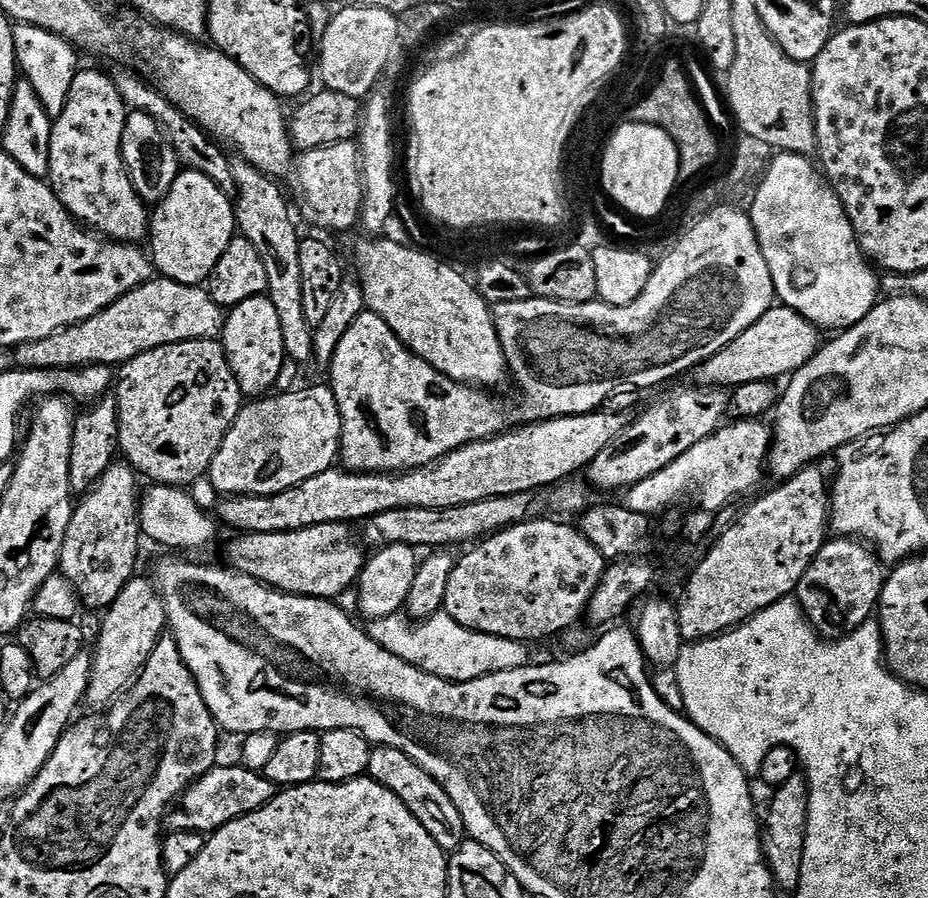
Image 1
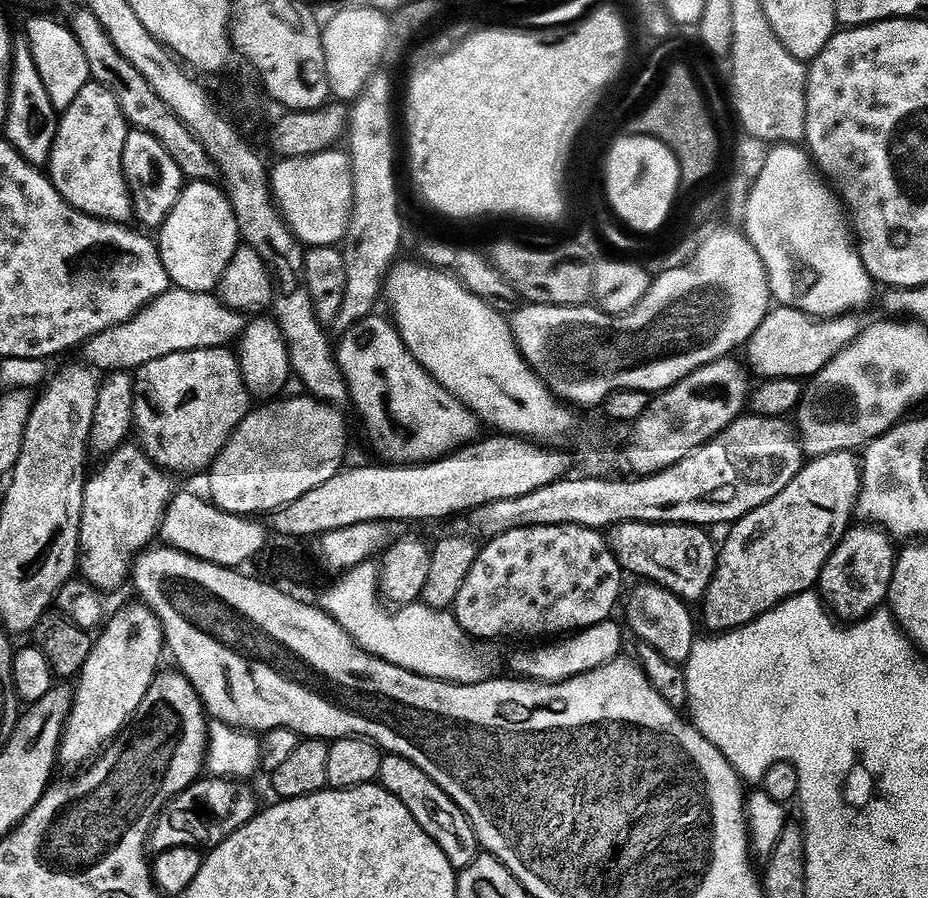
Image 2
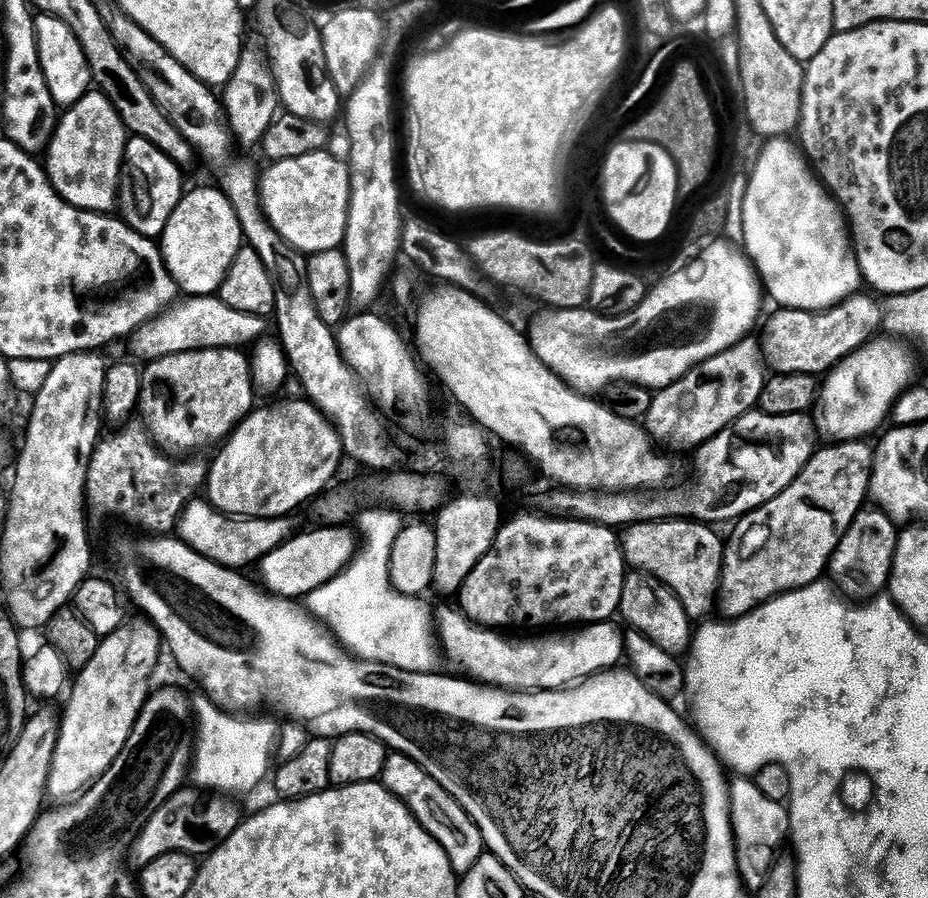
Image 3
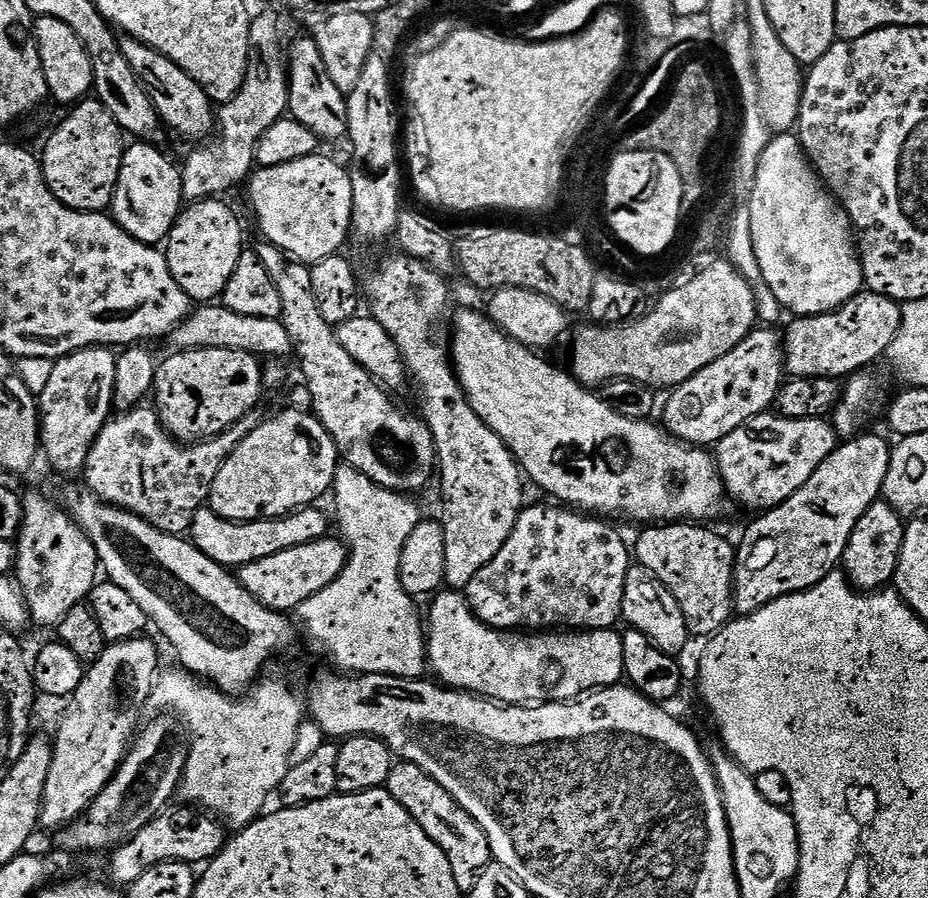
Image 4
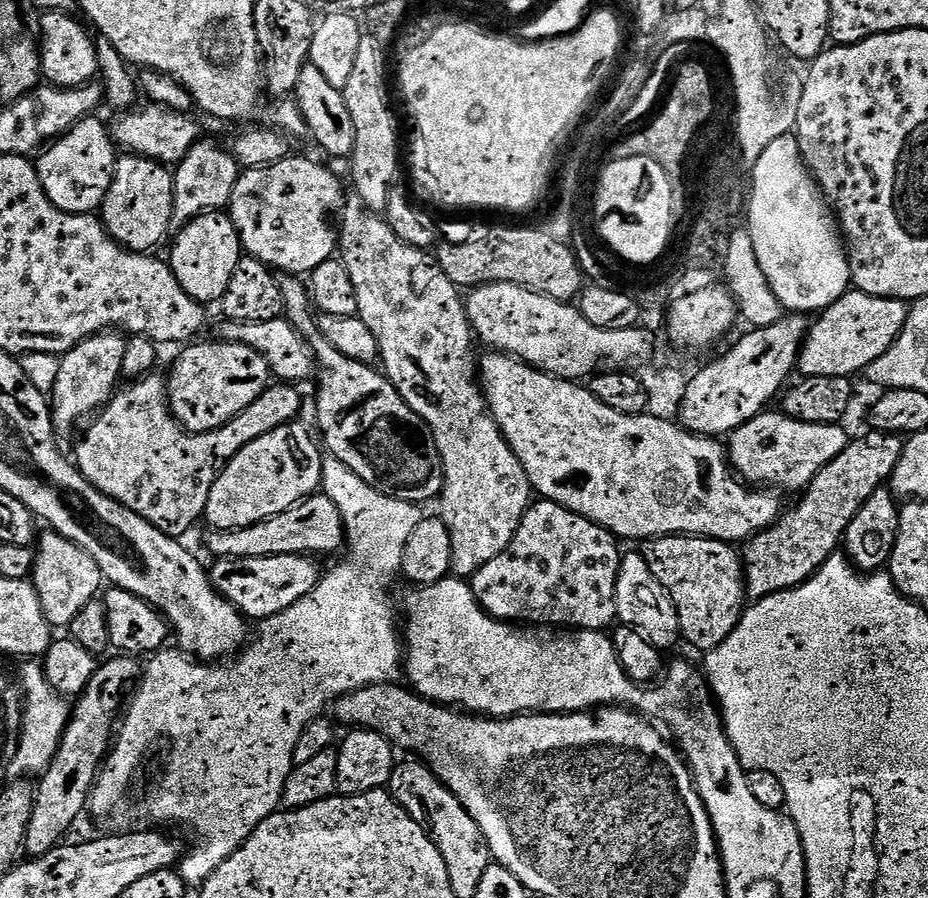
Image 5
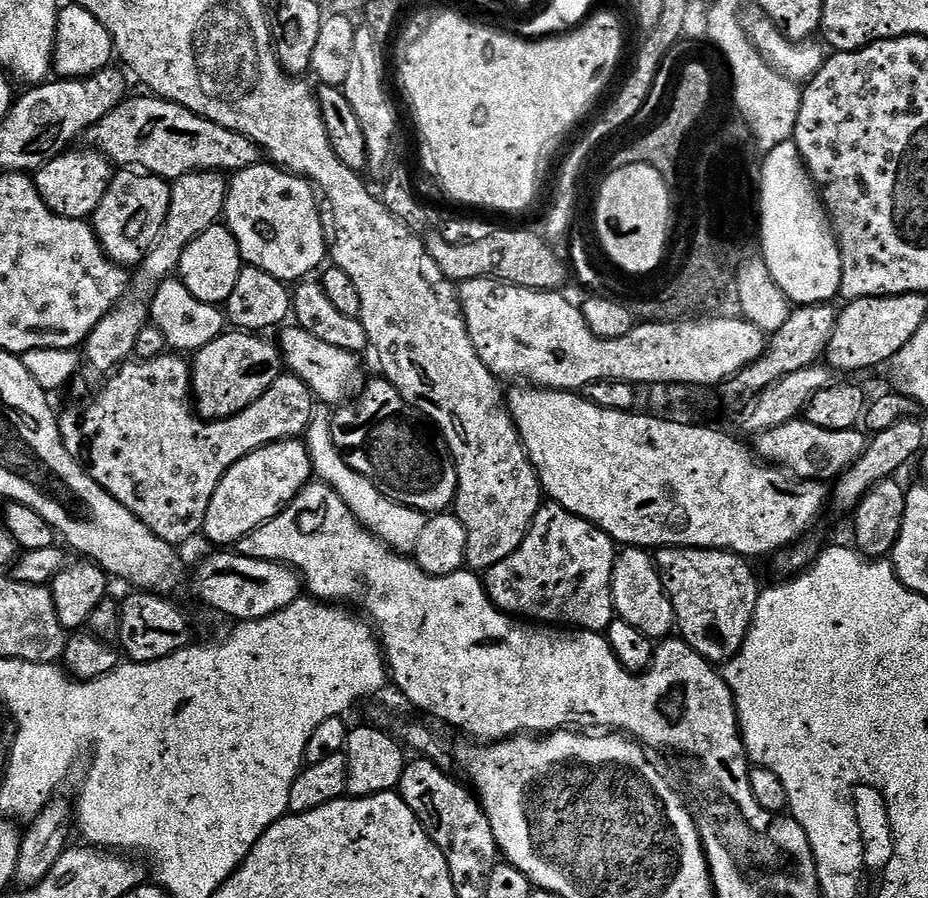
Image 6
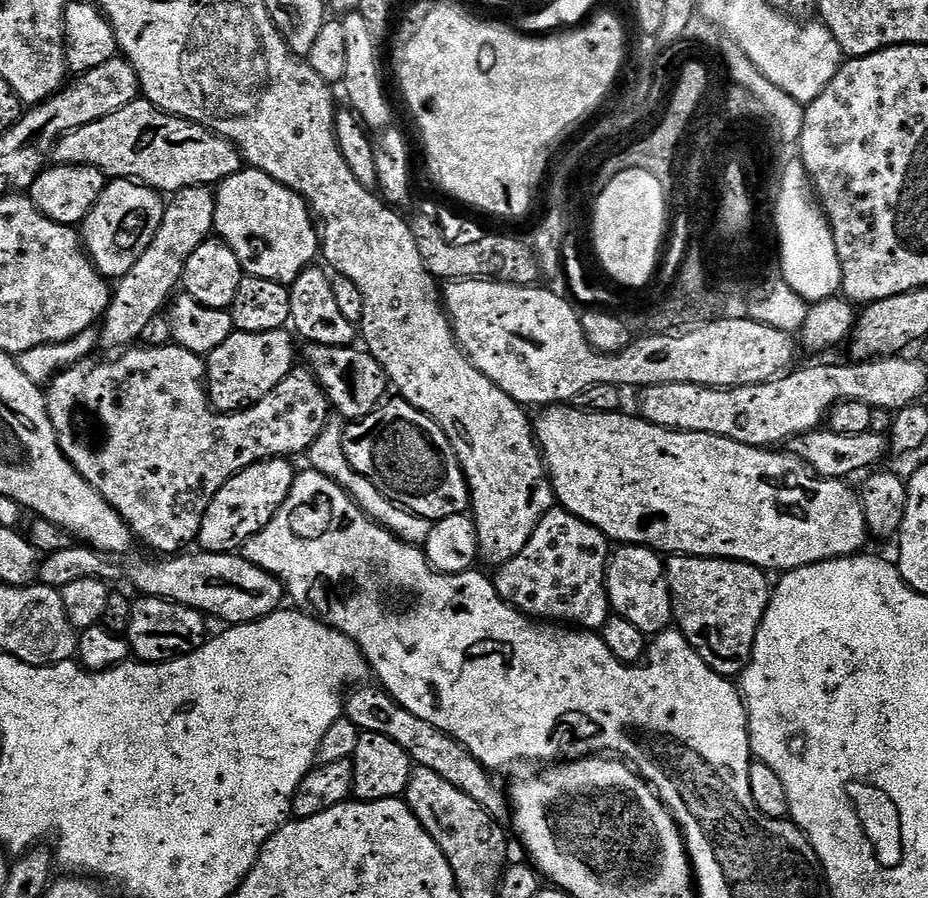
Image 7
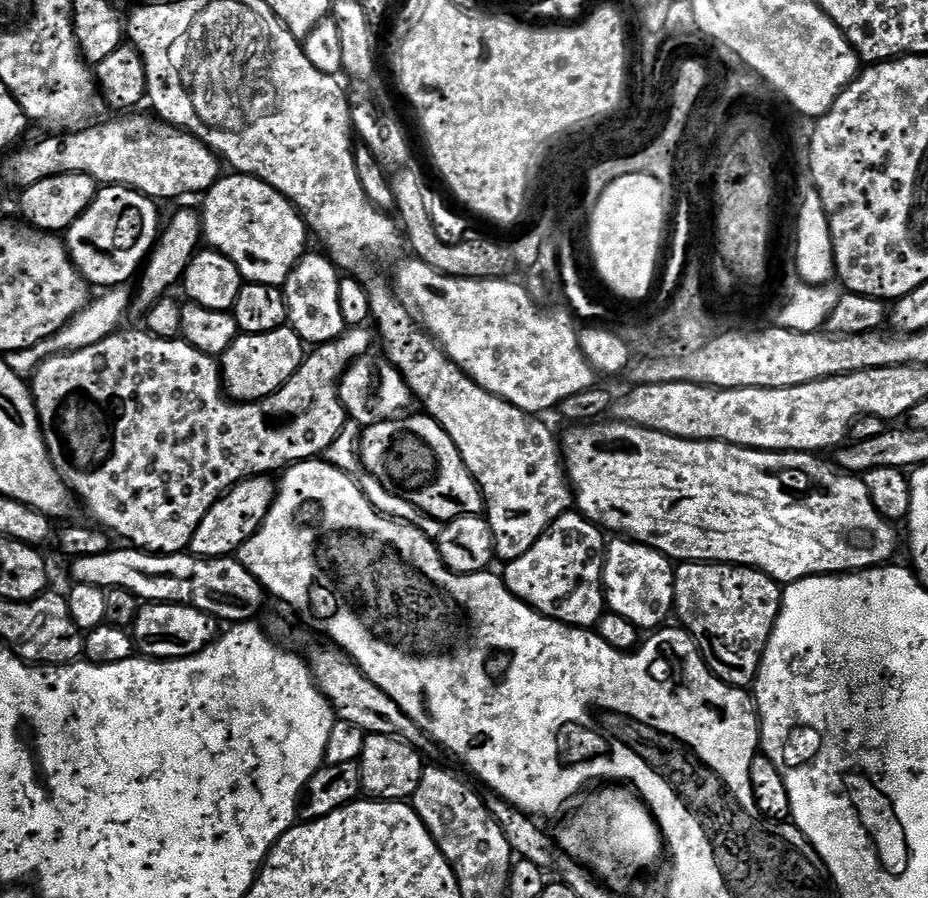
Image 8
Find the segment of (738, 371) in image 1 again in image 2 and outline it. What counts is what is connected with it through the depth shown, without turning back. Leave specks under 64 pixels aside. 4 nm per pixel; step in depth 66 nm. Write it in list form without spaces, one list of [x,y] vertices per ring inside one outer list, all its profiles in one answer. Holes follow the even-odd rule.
[[[773,307],[747,340],[747,367],[764,380],[811,378],[860,333],[862,321],[858,317],[845,314],[835,318],[817,318],[799,312],[797,308]]]

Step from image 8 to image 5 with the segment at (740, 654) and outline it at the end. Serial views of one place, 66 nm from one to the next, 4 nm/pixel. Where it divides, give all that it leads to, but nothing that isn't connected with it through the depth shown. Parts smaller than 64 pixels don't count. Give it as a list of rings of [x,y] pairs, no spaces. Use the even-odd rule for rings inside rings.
[[[657,536],[649,548],[652,549],[646,552],[648,565],[678,610],[683,639],[703,650],[726,642],[746,607],[741,553],[735,552],[729,541],[711,540],[709,536]]]

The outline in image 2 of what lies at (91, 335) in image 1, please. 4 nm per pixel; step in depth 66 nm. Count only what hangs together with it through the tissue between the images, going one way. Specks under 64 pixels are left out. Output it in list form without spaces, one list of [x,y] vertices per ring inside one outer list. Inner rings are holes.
[[[172,286],[140,308],[130,319],[89,337],[82,348],[83,363],[104,374],[131,373],[166,354],[231,345],[241,335],[245,325],[241,313],[226,307],[219,295],[212,292],[191,292]]]

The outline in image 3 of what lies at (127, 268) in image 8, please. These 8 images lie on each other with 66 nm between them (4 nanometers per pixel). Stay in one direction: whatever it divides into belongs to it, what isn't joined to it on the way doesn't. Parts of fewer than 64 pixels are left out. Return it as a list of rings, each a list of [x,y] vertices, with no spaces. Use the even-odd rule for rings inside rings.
[[[132,136],[128,141],[126,150],[124,151],[124,167],[126,171],[122,176],[122,192],[128,201],[124,206],[121,205],[123,219],[126,224],[130,225],[136,233],[142,234],[148,239],[159,239],[163,235],[166,226],[169,224],[170,214],[174,212],[178,206],[178,202],[184,197],[186,185],[182,177],[182,170],[174,162],[170,162],[170,158],[166,158],[166,154],[162,154],[162,150],[158,150],[158,146],[150,146],[150,142],[146,142],[146,138],[138,138]]]

